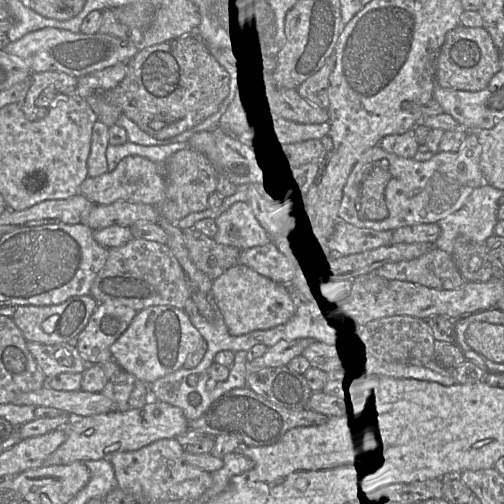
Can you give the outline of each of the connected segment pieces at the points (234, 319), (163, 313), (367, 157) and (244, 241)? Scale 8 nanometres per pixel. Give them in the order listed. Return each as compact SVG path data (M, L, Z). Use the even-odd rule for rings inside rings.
M236 264L216 278L211 293L222 313L228 332L233 336L284 324L298 308L298 301L290 295L284 285L272 281L244 264Z
M171 305L151 306L139 311L126 331L112 344L112 359L150 385L183 367L188 356L197 351L203 340L184 309Z
M476 132L467 133L466 139L456 152L438 151L431 159L417 161L385 151L379 144L366 150L353 166L343 188L338 209L338 219L360 228L376 231L394 231L404 226L438 223L459 210L477 188L487 184L480 170L481 146ZM377 166L389 171L390 179L385 187L384 198L388 216L380 221L361 219L358 211L361 187L367 176Z
M248 202L235 203L215 223L218 231L213 239L219 244L236 246L243 251L271 242Z

